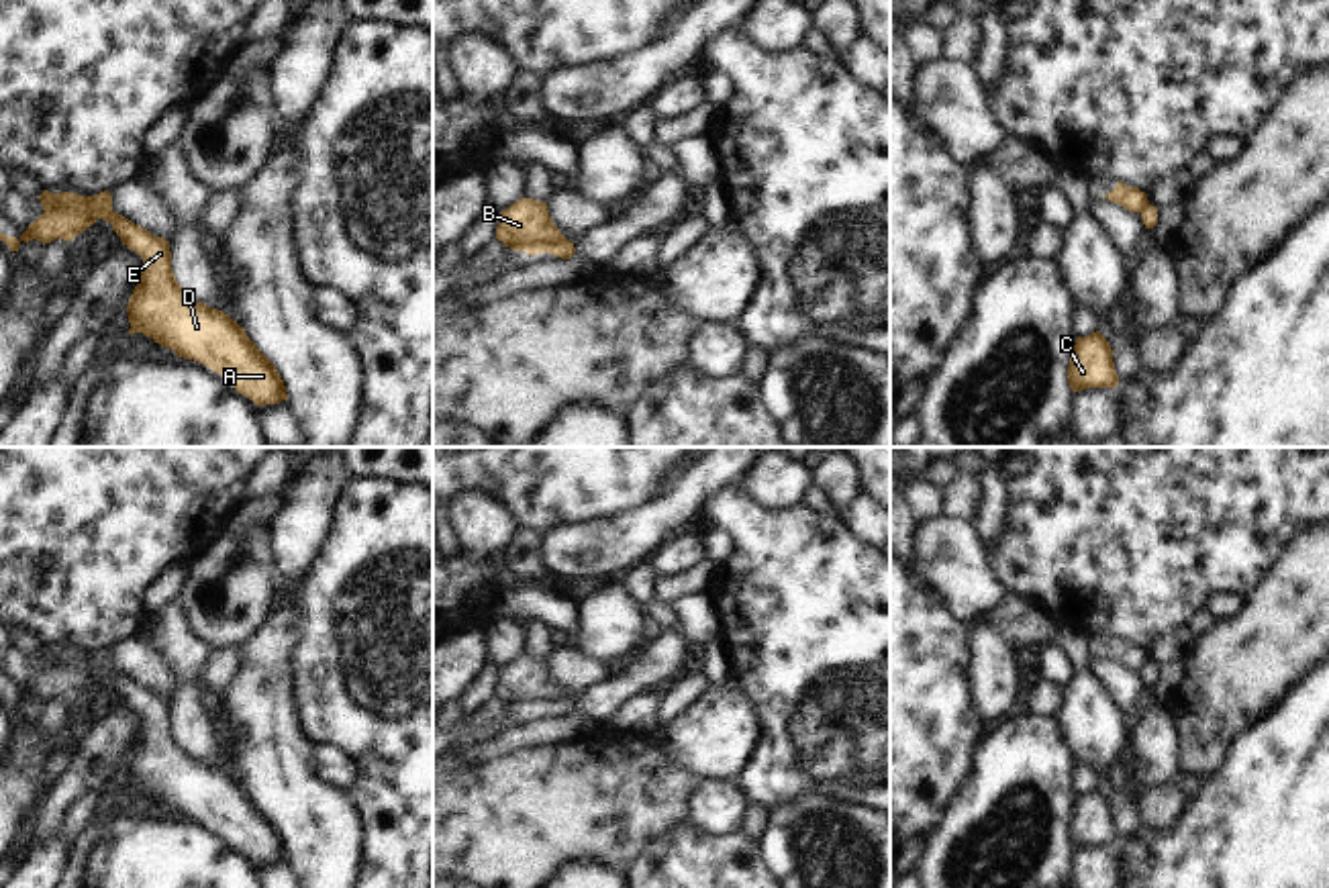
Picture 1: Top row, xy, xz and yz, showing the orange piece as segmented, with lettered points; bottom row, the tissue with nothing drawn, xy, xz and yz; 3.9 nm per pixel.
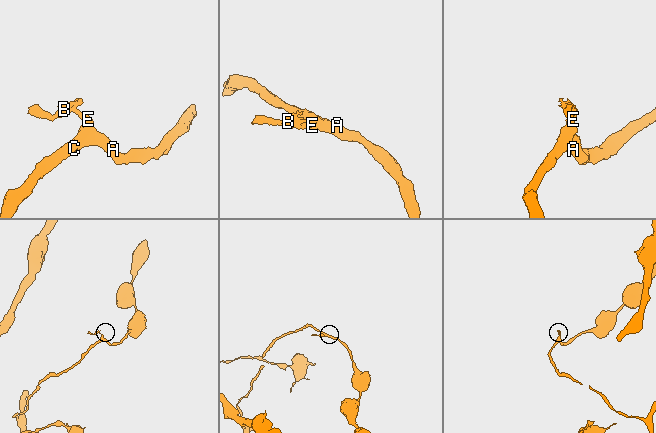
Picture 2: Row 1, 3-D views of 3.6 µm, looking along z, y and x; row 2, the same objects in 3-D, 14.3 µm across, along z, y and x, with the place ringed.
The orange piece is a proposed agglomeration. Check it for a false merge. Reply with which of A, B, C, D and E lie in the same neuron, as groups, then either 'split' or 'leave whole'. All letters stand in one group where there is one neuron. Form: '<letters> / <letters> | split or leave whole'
A C D E / B | split

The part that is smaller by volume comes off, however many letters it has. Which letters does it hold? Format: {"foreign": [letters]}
{"foreign": ["B"]}

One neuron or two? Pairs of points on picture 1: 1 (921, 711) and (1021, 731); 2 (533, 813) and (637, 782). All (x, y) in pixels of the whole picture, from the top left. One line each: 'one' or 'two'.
1: two
2: one

